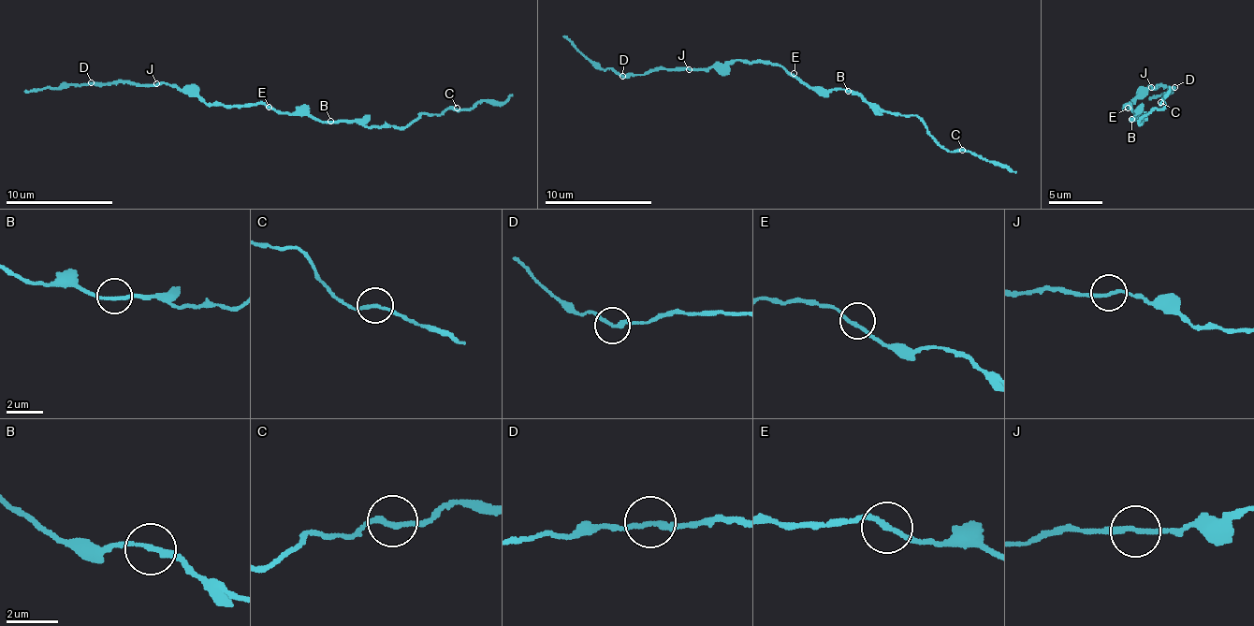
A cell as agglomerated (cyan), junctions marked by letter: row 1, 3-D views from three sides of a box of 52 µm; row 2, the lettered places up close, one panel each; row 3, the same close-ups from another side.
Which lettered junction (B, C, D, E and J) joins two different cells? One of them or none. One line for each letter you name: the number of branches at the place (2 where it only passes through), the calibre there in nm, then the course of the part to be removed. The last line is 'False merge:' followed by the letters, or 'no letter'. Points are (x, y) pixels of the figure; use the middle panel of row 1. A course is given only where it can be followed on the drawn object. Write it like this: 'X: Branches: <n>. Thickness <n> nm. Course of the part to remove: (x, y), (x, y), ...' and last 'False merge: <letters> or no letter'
False merge: no letter

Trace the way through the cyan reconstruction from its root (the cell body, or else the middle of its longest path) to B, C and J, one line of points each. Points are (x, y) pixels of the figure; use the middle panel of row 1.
B: (794, 76), (810, 86), (848, 91)
C: (794, 76), (810, 86), (858, 91), (885, 112), (913, 114), (946, 150), (952, 152), (962, 150)
J: (794, 76), (790, 76), (780, 65), (740, 60), (729, 61), (722, 66), (689, 69)

